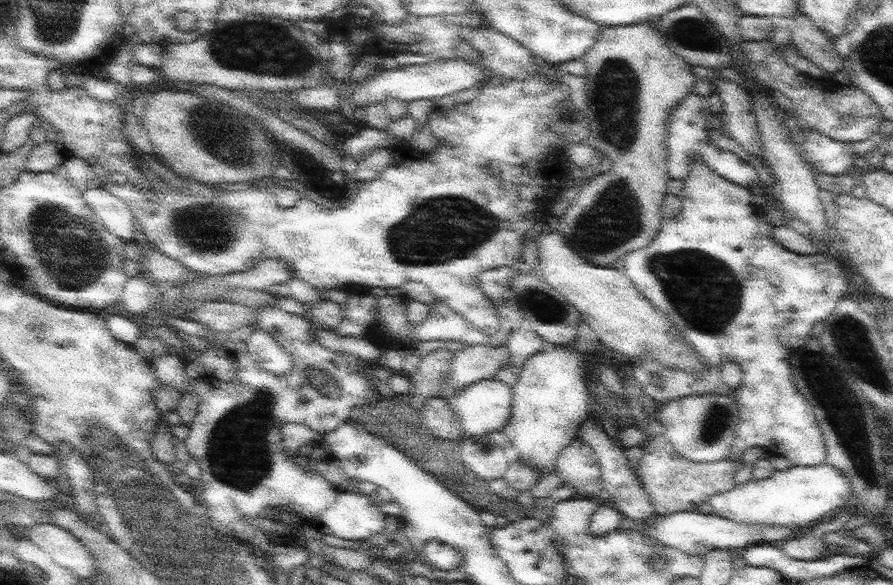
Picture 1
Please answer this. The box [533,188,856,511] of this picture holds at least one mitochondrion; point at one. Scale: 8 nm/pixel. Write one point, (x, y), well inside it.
(706, 294)

